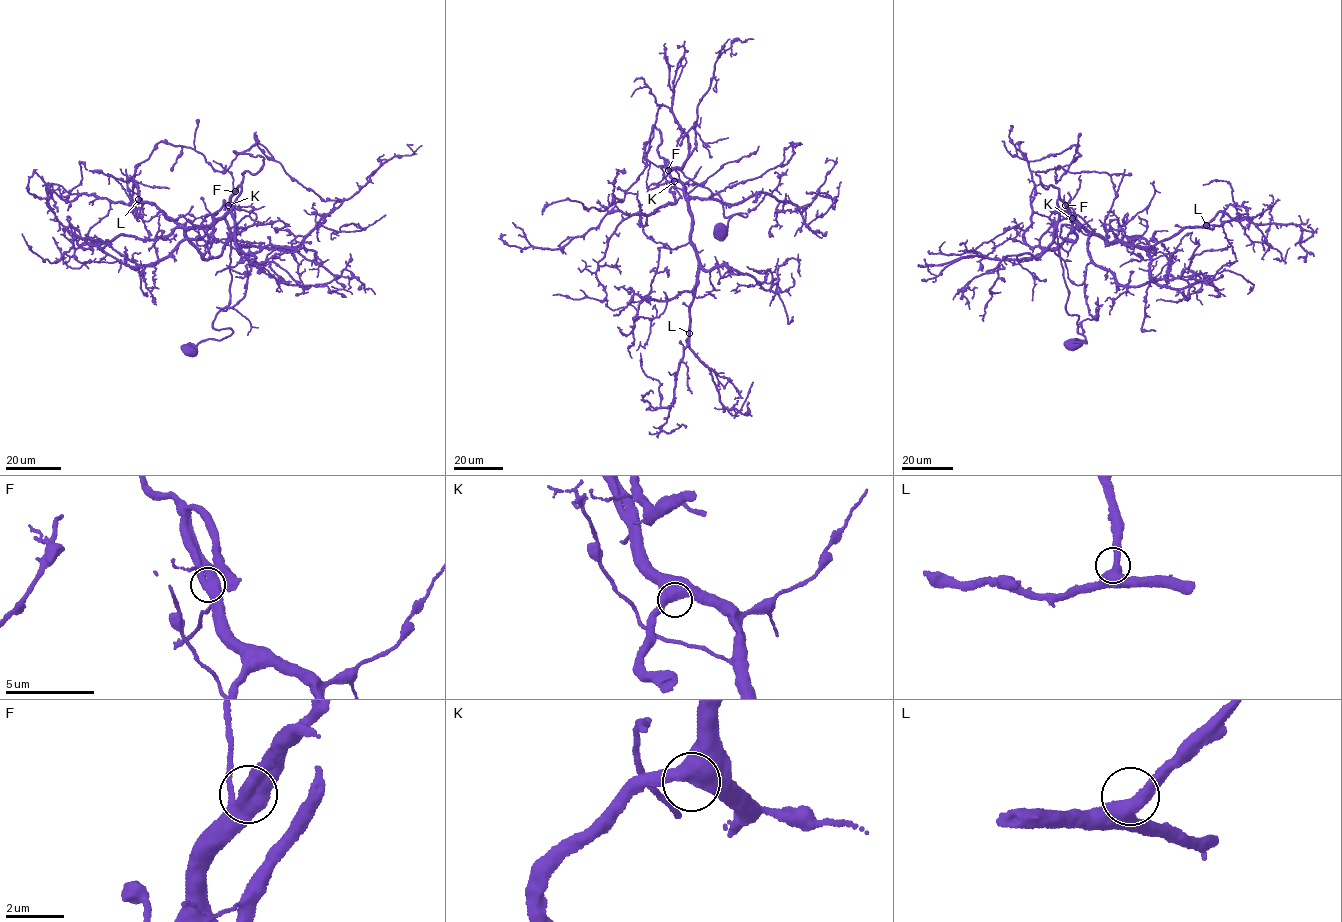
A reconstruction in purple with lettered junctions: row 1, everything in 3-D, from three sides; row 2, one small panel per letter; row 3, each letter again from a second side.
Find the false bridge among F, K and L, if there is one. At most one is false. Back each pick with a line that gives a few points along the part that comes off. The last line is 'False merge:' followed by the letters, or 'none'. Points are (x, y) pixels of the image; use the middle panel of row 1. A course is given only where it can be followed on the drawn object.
False merge: none

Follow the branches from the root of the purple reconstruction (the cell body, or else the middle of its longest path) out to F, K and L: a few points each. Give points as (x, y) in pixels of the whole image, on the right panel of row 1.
F: (1071, 345), (1080, 342), (1075, 338), (1086, 343), (1077, 332), (1078, 316), (1066, 309), (1057, 200), (1065, 205)
K: (1071, 345), (1080, 342), (1075, 338), (1086, 343), (1077, 332), (1078, 316), (1066, 309), (1057, 199), (1072, 218)
L: (1071, 345), (1086, 343), (1066, 309), (1057, 199), (1108, 242), (1156, 245), (1206, 225)

